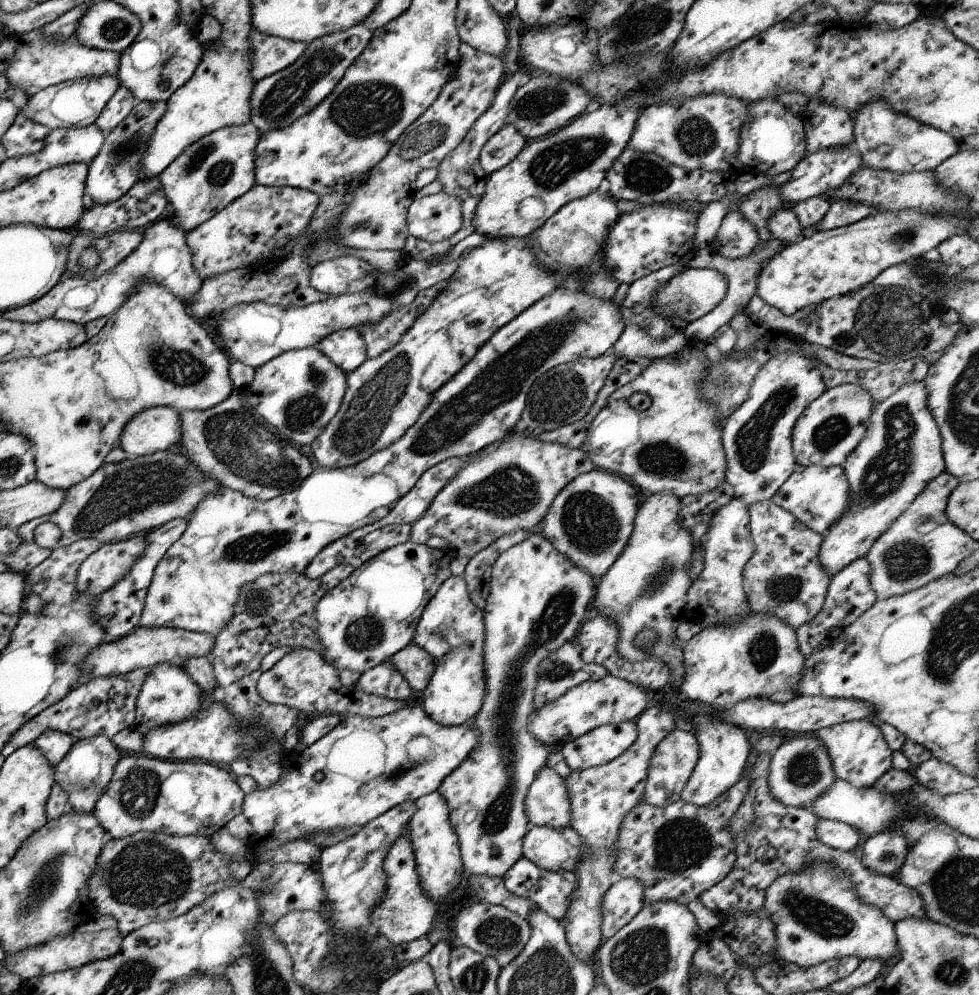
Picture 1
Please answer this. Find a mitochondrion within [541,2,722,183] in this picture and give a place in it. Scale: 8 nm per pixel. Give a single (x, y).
(696, 136)

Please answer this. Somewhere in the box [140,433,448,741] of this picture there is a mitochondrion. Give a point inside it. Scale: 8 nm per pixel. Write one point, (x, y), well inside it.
(252, 548)

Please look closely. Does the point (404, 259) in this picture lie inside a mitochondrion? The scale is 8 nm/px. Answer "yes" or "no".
no

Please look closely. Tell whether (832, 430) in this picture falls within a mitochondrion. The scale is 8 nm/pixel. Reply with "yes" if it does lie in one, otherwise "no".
yes

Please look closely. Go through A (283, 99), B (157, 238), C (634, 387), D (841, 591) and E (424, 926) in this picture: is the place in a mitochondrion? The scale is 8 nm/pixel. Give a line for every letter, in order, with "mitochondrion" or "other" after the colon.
A: mitochondrion
B: other
C: other
D: other
E: other

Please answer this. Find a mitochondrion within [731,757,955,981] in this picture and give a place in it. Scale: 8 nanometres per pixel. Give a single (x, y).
(814, 915)

